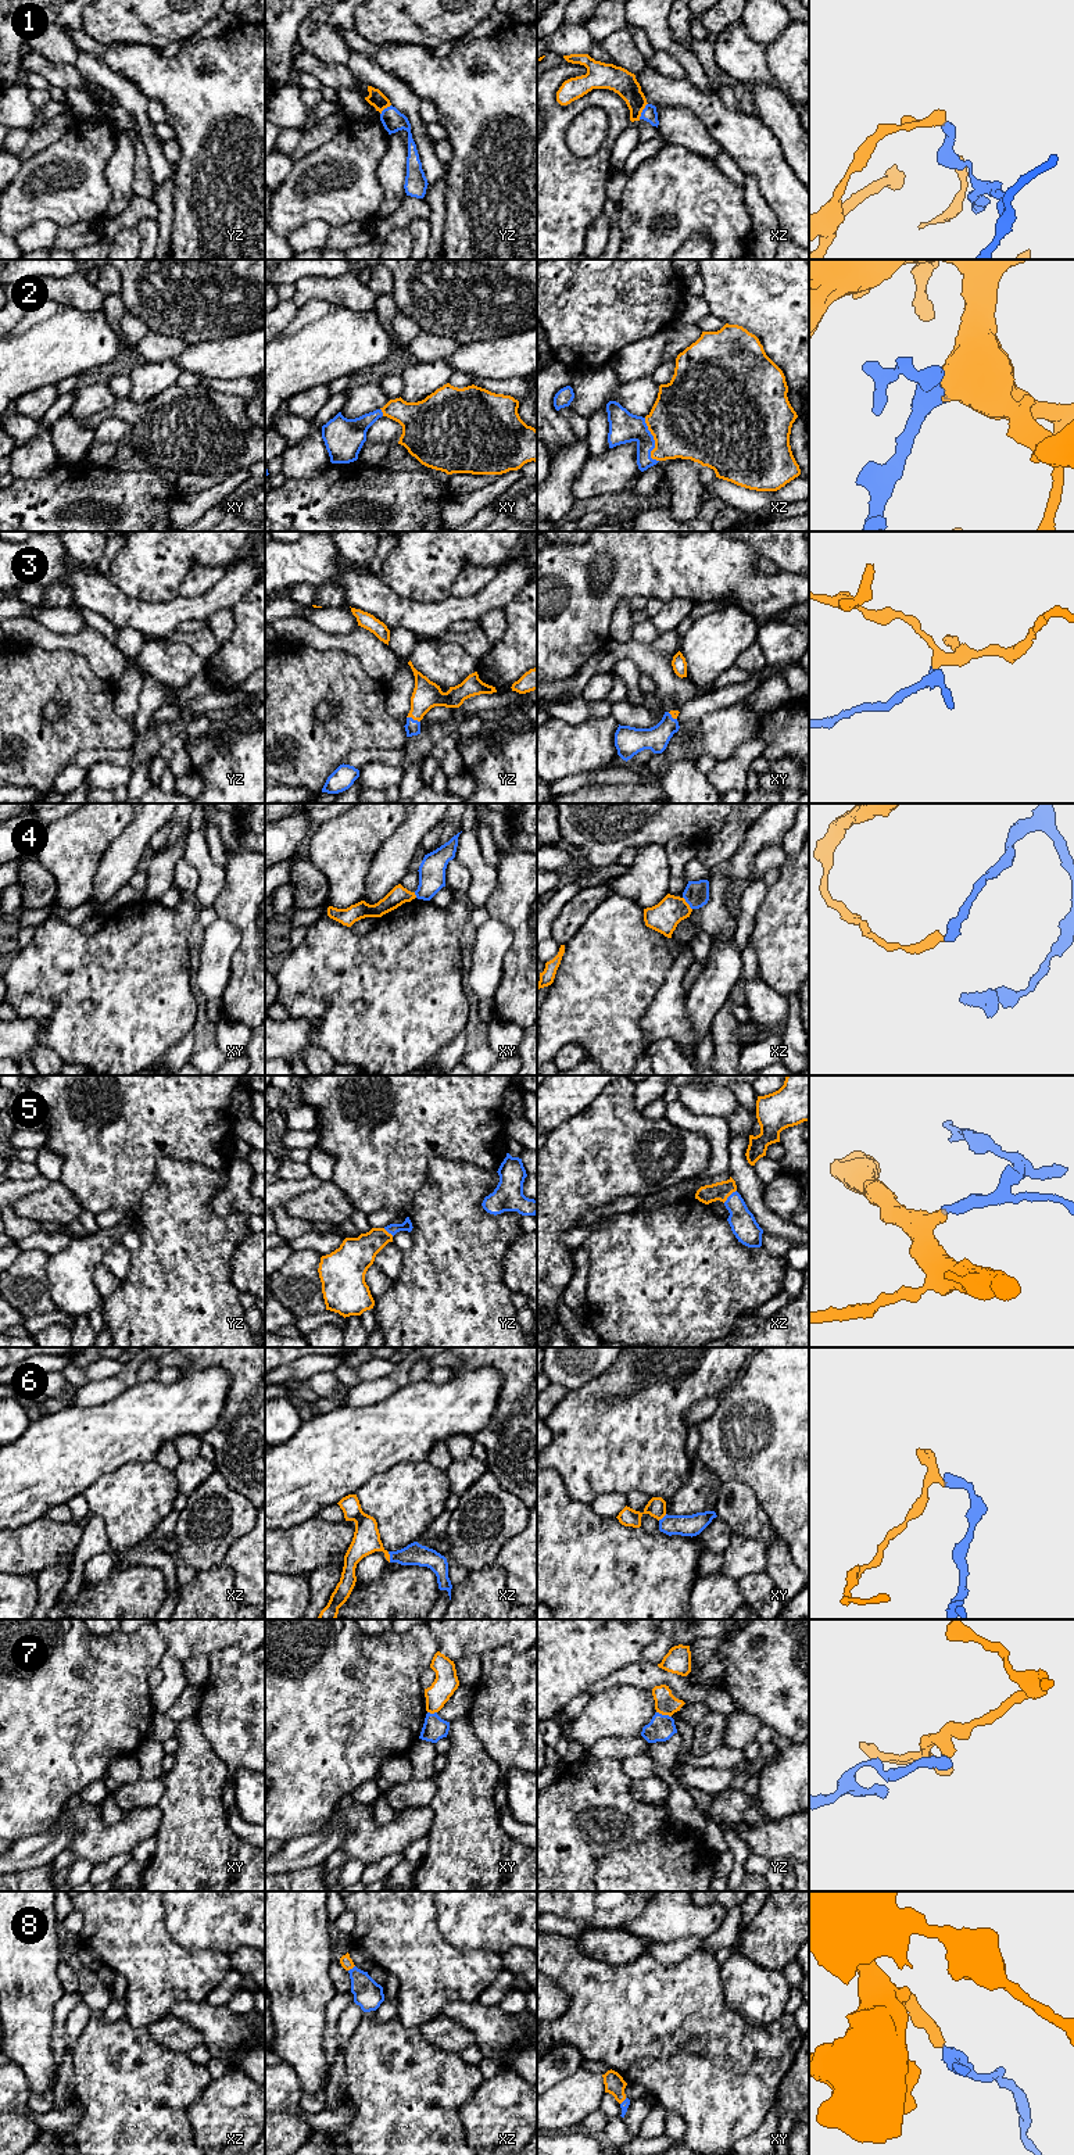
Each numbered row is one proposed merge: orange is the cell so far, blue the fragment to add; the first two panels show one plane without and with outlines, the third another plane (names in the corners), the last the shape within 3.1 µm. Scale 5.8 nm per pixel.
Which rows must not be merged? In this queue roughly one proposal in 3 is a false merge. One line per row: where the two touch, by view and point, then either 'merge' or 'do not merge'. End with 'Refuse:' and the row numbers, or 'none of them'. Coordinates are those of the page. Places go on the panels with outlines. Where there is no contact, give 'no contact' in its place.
1: contact xz (641, 111); do not merge
2: contact xz (655, 441); merge
3: contact yz (414, 719); merge
4: contact xz (687, 904); do not merge
5: contact xz (729, 1195); merge
6: contact xz (389, 1557); do not merge
7: contact yz (663, 1714); do not merge
8: contact xz (351, 1968); merge
Refuse: 1, 4, 6, 7

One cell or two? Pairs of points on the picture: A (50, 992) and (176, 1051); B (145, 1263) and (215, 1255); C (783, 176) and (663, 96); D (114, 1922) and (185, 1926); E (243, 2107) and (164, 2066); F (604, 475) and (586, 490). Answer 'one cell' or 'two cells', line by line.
A: two cells
B: one cell
C: one cell
D: two cells
E: two cells
F: one cell

